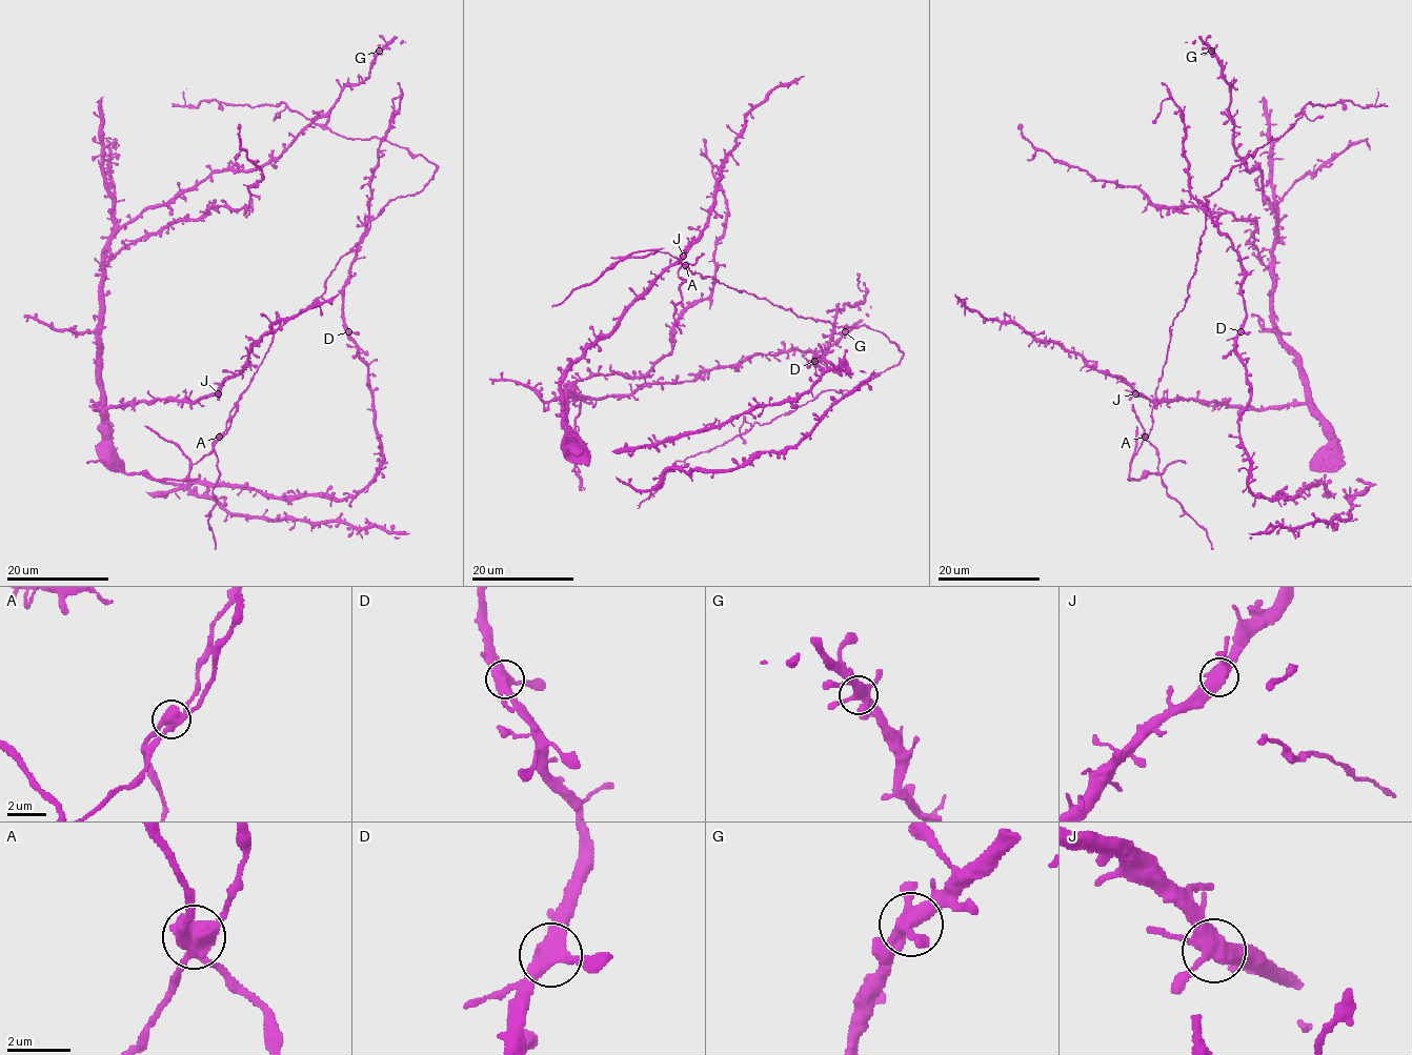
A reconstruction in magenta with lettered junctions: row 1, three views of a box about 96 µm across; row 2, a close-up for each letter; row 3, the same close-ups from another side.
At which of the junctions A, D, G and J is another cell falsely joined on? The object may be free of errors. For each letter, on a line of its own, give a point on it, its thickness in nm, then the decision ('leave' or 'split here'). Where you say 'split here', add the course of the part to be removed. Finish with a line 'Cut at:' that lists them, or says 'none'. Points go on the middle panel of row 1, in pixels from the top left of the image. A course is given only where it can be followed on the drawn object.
A: (685, 265) | 550 nm | split here | (684, 265), (798, 317), (864, 325), (903, 353), (856, 388), (825, 389), (677, 461), (652, 498)
D: (814, 361) | 460 nm | leave
G: (845, 331) | 400 nm | leave
J: (683, 256) | 440 nm | leave
Cut at: A

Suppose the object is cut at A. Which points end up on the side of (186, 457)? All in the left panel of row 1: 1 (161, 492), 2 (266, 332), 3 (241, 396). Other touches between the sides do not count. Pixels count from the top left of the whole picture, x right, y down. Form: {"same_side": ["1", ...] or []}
{"same_side": ["3"]}

